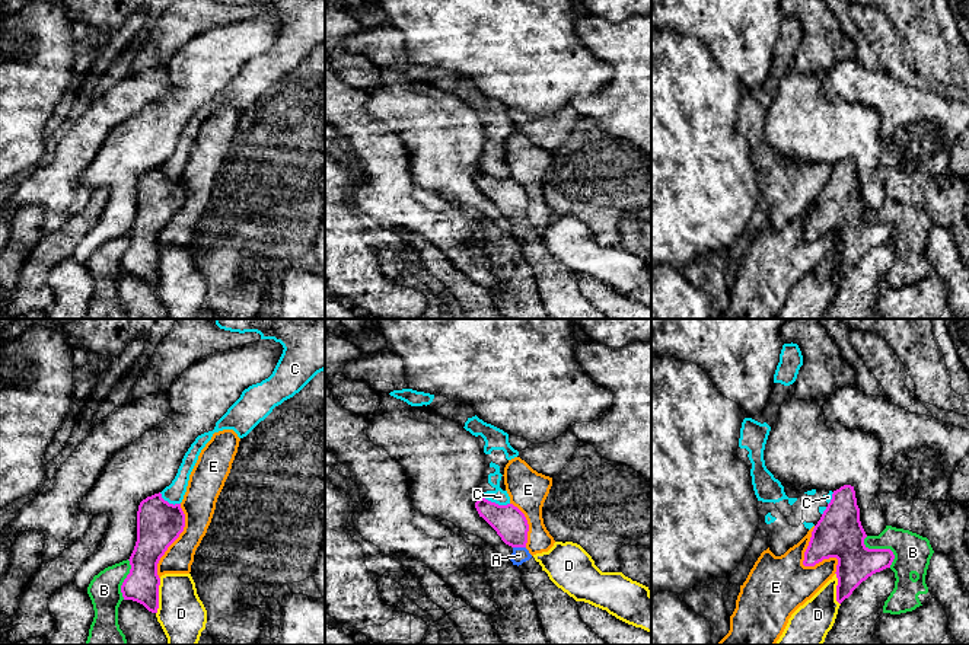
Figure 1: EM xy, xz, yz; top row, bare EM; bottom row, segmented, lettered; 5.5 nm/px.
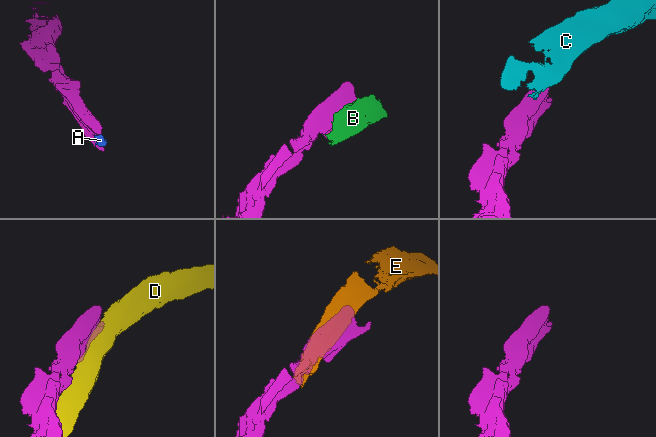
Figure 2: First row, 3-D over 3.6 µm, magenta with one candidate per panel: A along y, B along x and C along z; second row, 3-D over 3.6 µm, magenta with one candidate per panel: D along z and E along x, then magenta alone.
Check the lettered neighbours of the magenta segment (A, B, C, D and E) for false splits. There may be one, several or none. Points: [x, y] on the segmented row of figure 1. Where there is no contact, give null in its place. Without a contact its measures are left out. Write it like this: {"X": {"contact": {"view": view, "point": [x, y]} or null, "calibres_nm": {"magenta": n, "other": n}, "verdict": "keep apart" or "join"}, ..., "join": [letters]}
{"A": {"contact": {"view": "xz", "point": [519, 546]}, "calibres_nm": {"magenta": 180, "other": 90}, "verdict": "join"}, "B": {"contact": {"view": "yz", "point": [883, 549]}, "calibres_nm": {"magenta": 260, "other": 200}, "verdict": "keep apart"}, "C": {"contact": {"view": "xz", "point": [497, 504]}, "calibres_nm": {"magenta": 180, "other": 90}, "verdict": "keep apart"}, "D": {"contact": {"view": "xy", "point": [158, 596]}, "calibres_nm": {"magenta": 190, "other": 260}, "verdict": "keep apart"}, "E": {"contact": {"view": "yz", "point": [807, 565]}, "calibres_nm": {"magenta": 260, "other": 340}, "verdict": "keep apart"}, "join": ["A"]}

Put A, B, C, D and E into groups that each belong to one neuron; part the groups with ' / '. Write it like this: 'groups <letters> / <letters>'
groups A / B / C / D / E

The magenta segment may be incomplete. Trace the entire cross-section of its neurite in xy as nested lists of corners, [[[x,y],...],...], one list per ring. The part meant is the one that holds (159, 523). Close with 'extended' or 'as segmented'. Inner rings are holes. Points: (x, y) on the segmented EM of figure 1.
[[[162,494],[143,499],[137,511],[137,542],[130,556],[130,574],[121,585],[124,600],[143,604],[157,613],[159,585],[157,563],[168,547],[185,527],[181,504],[169,504]]]; as segmented

